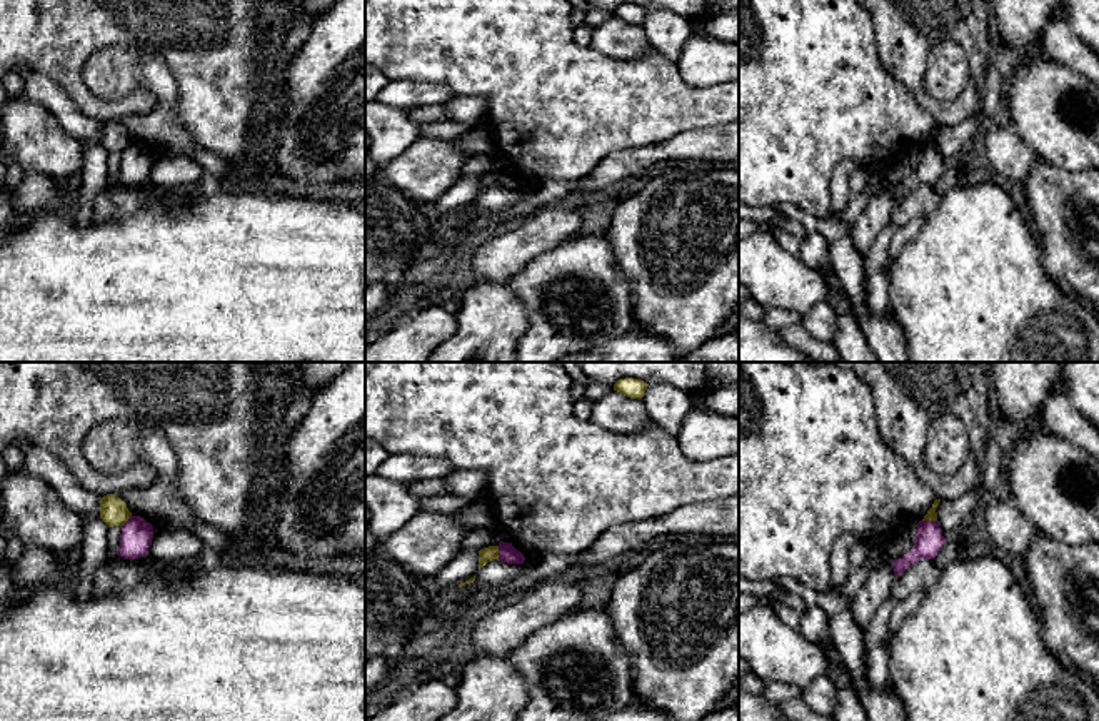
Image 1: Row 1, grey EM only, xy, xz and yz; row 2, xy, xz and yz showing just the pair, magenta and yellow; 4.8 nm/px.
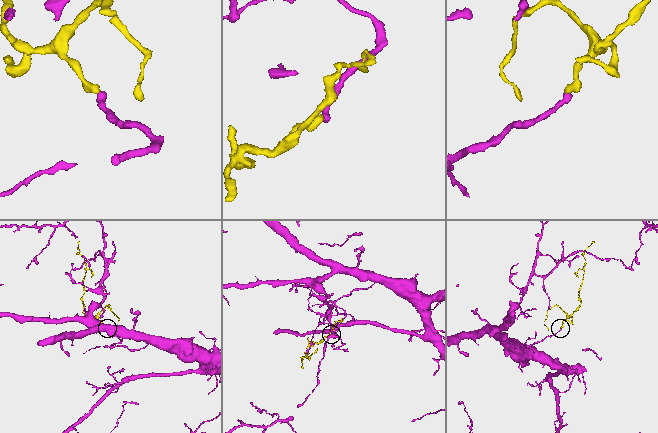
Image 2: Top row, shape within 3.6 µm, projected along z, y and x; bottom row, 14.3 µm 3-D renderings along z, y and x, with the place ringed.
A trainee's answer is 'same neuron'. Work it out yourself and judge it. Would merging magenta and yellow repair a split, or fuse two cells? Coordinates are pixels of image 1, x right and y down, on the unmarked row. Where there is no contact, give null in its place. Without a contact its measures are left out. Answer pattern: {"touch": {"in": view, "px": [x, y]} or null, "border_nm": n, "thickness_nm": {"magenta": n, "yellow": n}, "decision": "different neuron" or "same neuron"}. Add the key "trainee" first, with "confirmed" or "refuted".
{"trainee": "refuted", "touch": {"in": "xz", "px": [499, 179]}, "border_nm": 70, "thickness_nm": {"magenta": 90, "yellow": 70}, "decision": "different neuron"}

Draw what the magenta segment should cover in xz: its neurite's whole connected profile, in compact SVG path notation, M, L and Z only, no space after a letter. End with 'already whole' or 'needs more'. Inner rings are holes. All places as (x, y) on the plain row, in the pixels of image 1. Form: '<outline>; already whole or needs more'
M500 167L499 169L499 187L507 190L524 190L525 184L512 170Z; already whole

